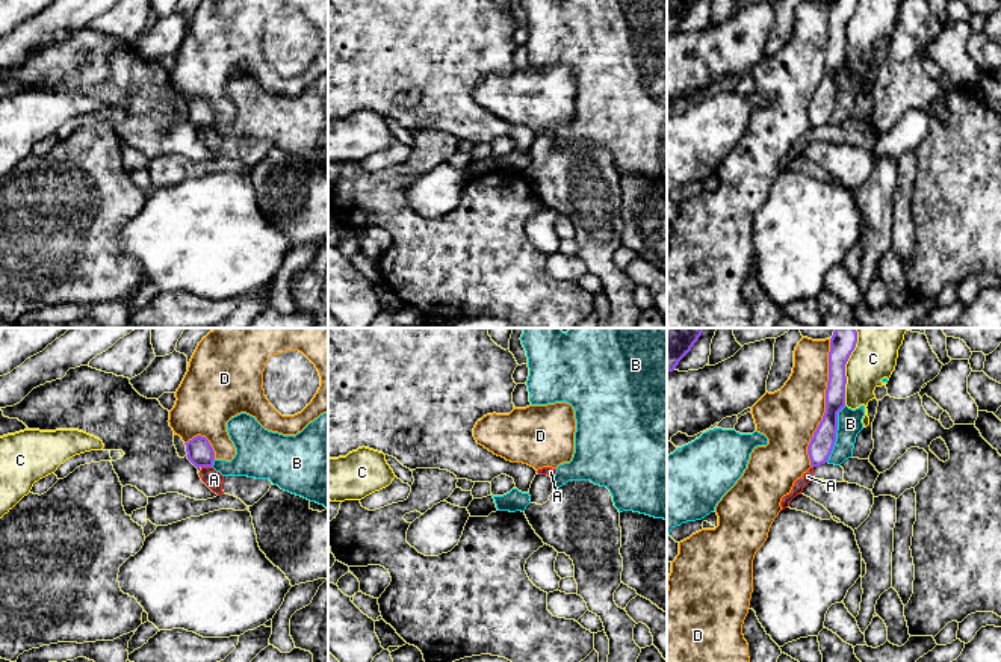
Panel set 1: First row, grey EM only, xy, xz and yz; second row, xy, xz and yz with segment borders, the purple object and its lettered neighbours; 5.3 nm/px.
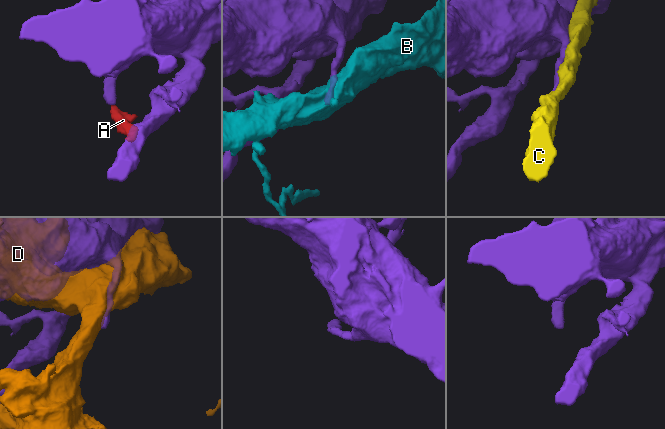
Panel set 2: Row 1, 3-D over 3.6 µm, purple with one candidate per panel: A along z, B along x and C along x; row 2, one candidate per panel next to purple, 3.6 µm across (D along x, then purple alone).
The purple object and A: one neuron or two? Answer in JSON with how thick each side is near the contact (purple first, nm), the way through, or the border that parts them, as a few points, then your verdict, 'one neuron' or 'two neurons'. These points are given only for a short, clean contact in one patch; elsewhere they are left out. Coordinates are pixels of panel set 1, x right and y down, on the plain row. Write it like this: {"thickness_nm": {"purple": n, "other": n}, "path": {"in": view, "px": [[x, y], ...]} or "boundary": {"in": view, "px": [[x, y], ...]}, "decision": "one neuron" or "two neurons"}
{"thickness_nm": {"purple": 140, "other": 100}, "boundary": {"in": "xy", "px": [[201, 127], [210, 129]]}, "decision": "two neurons"}

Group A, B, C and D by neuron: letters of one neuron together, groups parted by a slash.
A / B / C / D

